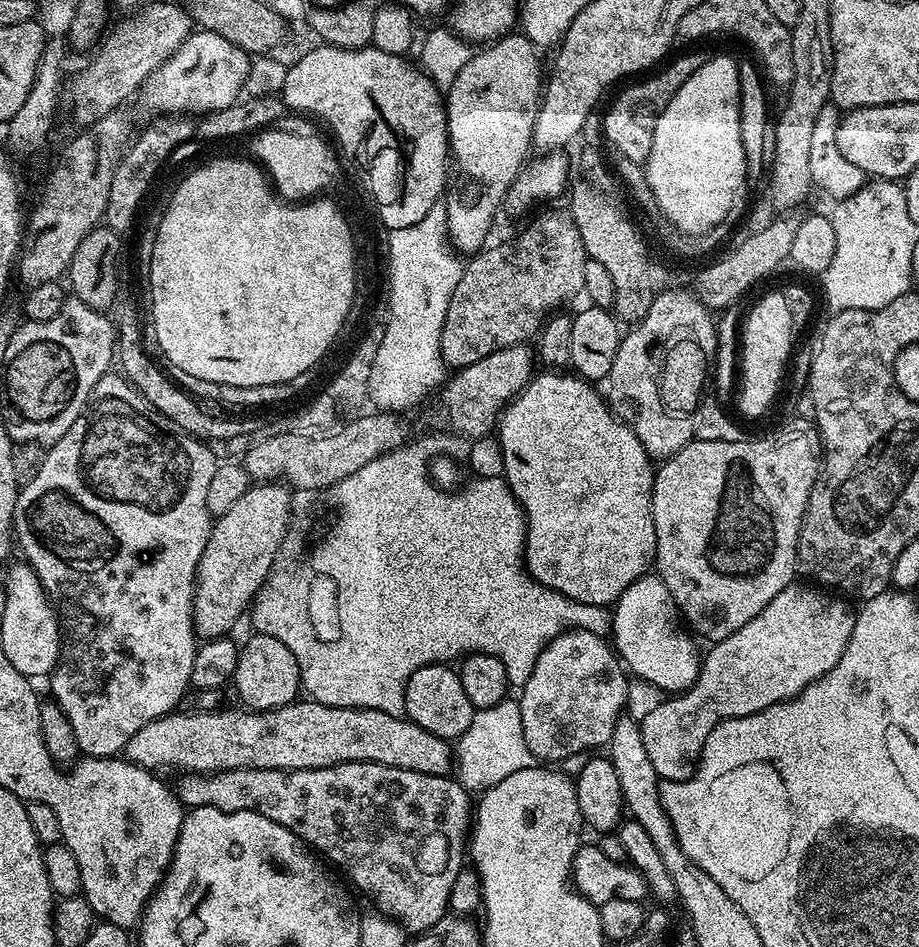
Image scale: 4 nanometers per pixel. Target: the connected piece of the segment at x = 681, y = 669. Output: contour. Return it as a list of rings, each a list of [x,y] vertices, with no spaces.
[[[645,574],[626,586],[624,593],[611,605],[610,611],[610,640],[625,669],[635,679],[645,680],[647,684],[660,689],[661,693],[688,691],[699,676],[702,656],[700,652],[696,653],[697,641],[682,623],[674,598],[670,590],[666,590],[666,582],[662,582],[659,574]]]

